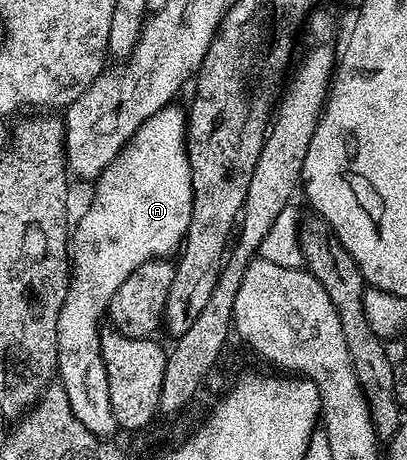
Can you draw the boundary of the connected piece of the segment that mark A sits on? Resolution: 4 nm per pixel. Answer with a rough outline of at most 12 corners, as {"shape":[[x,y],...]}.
{"shape":[[160,108],[70,236],[58,384],[112,438],[100,319],[192,221],[186,112]]}

